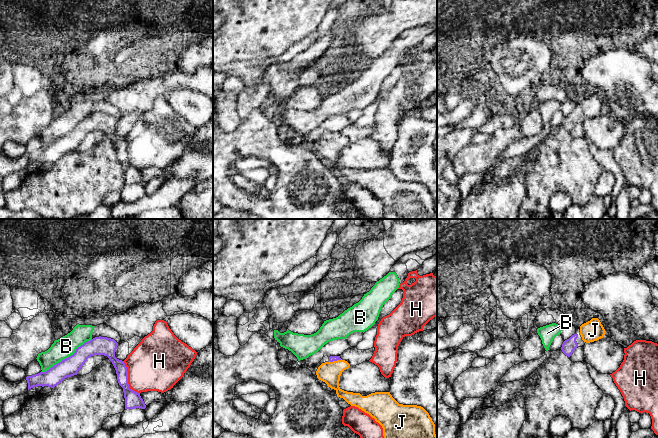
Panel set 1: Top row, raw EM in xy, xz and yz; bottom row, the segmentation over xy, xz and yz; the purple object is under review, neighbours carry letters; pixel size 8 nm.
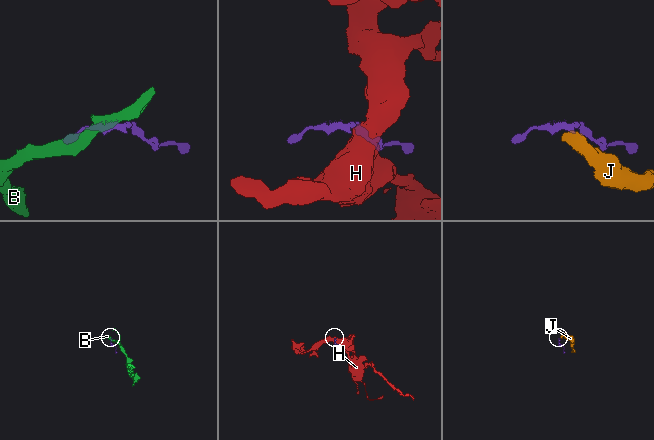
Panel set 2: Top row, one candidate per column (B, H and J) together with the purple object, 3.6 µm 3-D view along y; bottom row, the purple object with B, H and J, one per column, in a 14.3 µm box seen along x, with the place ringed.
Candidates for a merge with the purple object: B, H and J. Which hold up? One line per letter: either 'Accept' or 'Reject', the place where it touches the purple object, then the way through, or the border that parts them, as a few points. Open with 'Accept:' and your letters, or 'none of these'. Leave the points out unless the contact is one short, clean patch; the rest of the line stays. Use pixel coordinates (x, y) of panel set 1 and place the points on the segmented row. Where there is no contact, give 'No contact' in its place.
Accept: J
B: Reject. Touches purple at xy (66, 358)
H: Reject. Touches purple at xy (127, 379)
J: Accept. Touches purple at xz (335, 360). Path across: xz (332, 358), (335, 360), (335, 366), (329, 372)

